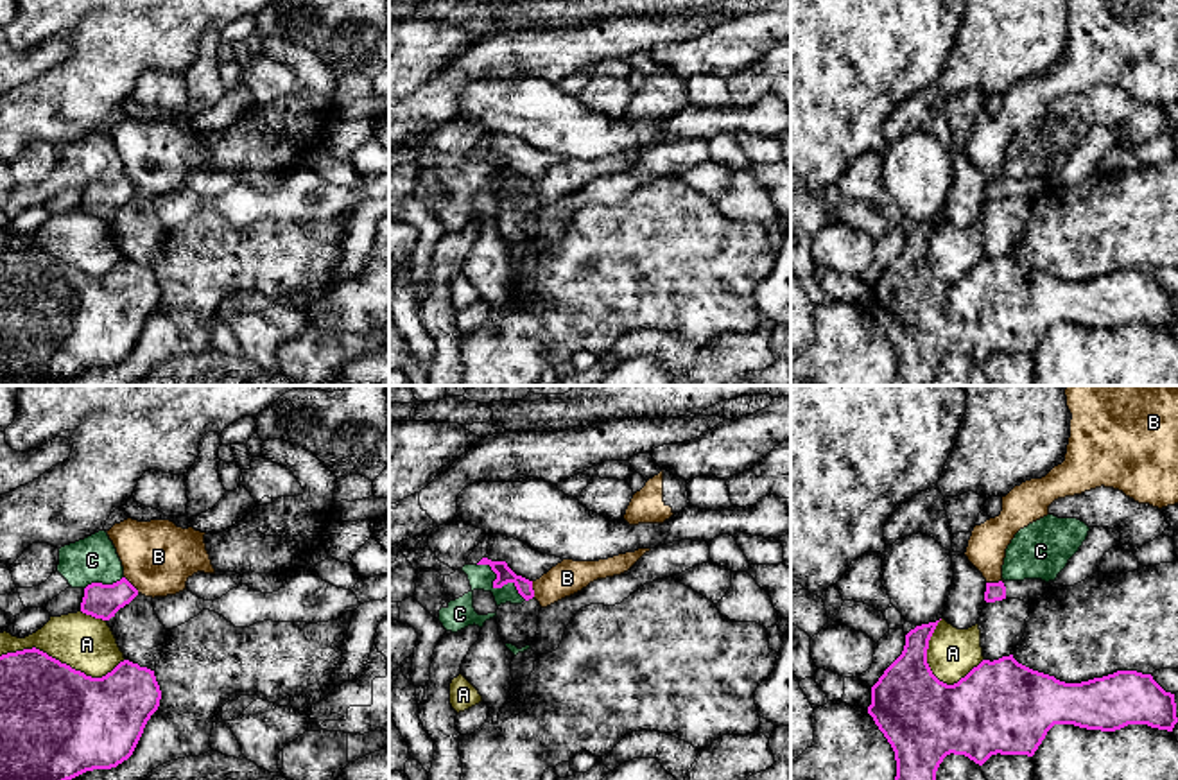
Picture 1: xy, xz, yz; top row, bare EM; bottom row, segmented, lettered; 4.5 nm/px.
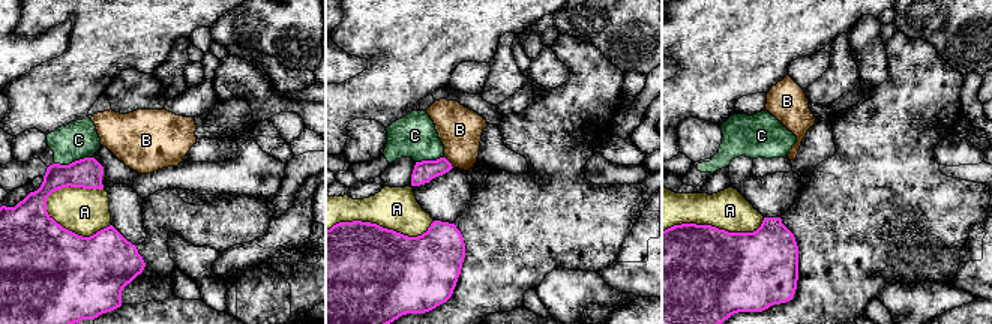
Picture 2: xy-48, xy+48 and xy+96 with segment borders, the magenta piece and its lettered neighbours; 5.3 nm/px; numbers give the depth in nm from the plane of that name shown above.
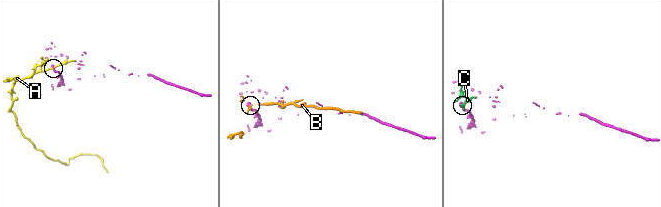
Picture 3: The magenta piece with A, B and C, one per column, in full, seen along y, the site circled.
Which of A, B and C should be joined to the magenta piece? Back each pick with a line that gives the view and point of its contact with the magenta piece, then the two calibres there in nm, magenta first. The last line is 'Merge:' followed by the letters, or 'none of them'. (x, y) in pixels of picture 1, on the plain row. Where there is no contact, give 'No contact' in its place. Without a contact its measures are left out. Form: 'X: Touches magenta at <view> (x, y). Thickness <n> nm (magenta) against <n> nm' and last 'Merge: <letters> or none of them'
Merge: none of them

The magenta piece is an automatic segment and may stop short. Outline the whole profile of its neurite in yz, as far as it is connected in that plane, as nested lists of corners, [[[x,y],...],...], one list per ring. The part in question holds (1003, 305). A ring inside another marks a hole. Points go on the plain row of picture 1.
[[[940,219],[911,228],[905,233],[902,253],[871,285],[868,312],[891,342],[896,359],[896,375],[891,386],[932,386],[940,362],[950,351],[965,353],[979,364],[997,351],[1033,355],[1054,323],[1074,323],[1101,330],[1115,330],[1128,323],[1148,323],[1173,330],[1178,321],[1174,292],[1165,290],[1151,273],[1137,269],[1117,269],[1081,282],[1065,282],[1018,262],[1013,253],[1009,253],[993,260],[983,258],[957,282],[947,283],[932,273],[927,262],[929,238],[938,221]]]

